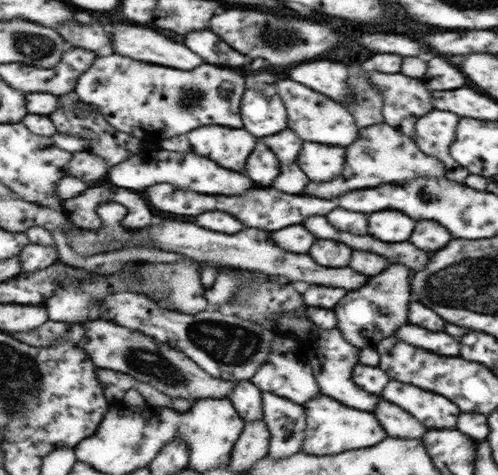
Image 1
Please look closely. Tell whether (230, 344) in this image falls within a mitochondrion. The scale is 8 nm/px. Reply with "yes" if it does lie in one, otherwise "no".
yes

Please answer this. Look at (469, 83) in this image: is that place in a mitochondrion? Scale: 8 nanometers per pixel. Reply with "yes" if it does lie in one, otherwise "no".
no

